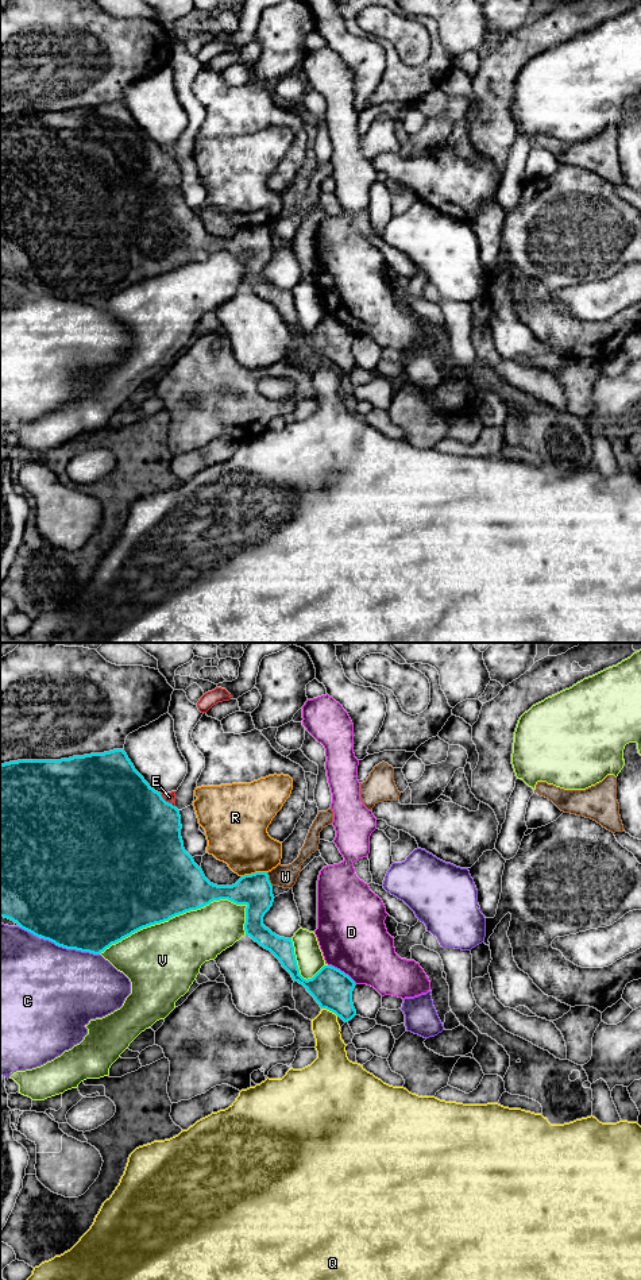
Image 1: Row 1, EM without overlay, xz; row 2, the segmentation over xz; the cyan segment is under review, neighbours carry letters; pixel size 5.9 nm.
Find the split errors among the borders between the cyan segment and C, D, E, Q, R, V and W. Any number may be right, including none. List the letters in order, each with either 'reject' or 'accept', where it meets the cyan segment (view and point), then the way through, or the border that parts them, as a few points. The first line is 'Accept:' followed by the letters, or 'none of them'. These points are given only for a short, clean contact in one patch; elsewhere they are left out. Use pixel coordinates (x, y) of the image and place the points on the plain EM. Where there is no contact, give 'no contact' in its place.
Accept: none of them
C: reject | xz (70, 300)
D: reject | xz (343, 324)
E: reject | xz (168, 154)
Q: reject | xz (329, 362)
R: reject | xz (255, 224)
V: reject | xz (173, 268)
W: reject | xz (267, 231) | along xz (266, 224), (271, 238)

